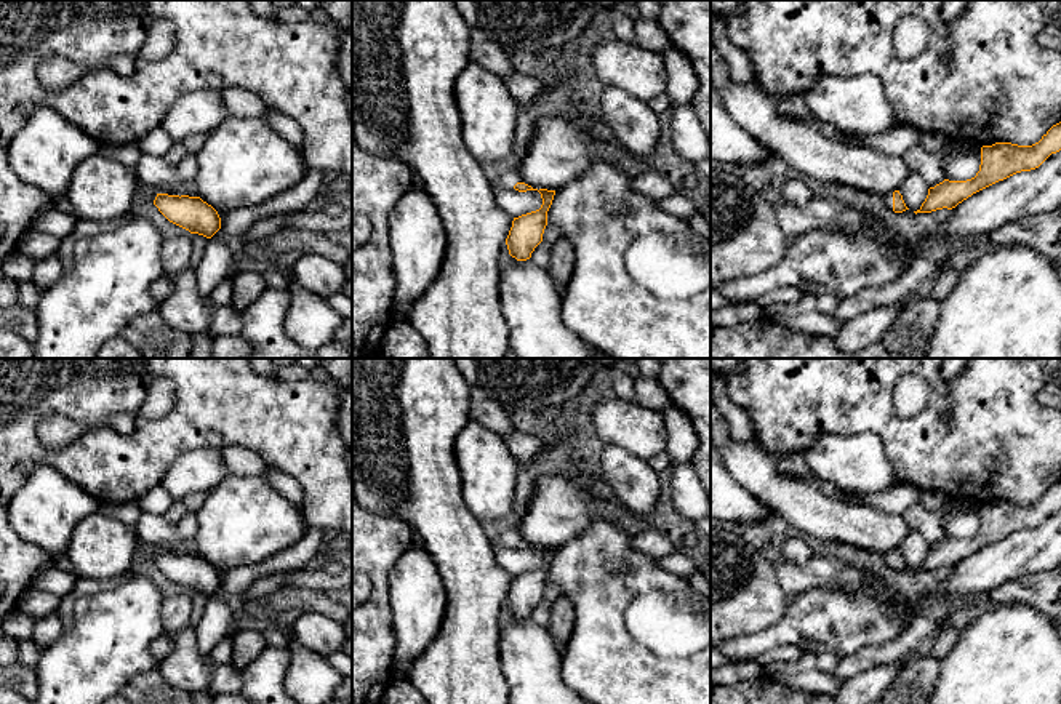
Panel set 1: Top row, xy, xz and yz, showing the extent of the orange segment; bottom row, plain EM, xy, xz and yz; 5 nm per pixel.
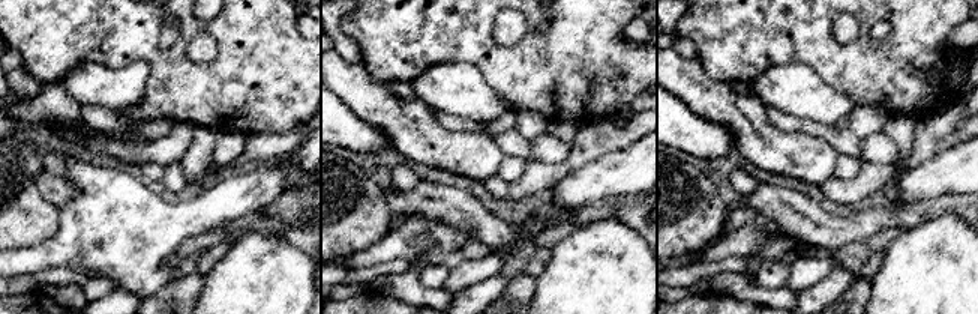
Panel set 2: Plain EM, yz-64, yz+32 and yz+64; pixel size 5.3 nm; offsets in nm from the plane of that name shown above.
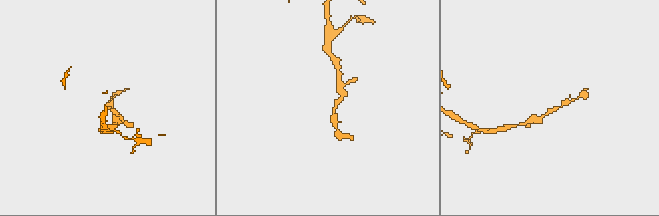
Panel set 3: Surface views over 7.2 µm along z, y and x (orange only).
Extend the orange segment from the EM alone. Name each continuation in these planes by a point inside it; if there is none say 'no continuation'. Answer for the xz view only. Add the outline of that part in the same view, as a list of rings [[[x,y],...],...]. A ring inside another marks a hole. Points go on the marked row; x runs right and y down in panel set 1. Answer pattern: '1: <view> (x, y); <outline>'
1: xz (508, 180); [[[509,170],[499,173],[498,179],[494,181],[494,189],[514,189],[517,182],[523,182],[523,178],[518,171]]]

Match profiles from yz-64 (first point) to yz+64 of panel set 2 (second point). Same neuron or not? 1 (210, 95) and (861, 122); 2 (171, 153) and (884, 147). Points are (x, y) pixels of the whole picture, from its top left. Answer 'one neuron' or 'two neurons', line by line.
1: two neurons
2: two neurons

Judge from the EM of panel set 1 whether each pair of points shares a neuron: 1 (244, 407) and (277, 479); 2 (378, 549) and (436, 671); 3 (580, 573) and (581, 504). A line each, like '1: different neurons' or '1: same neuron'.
1: different neurons
2: different neurons
3: different neurons

